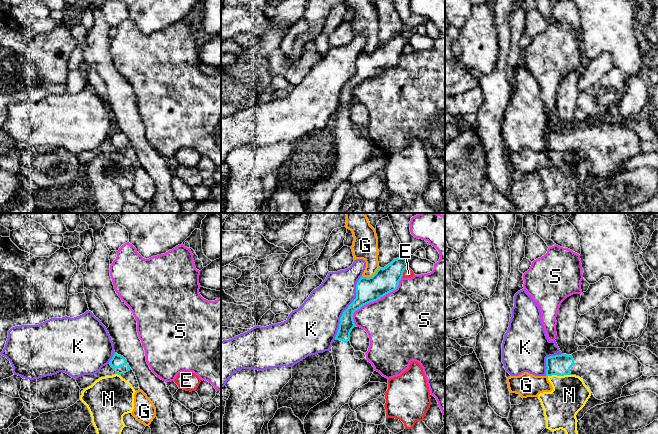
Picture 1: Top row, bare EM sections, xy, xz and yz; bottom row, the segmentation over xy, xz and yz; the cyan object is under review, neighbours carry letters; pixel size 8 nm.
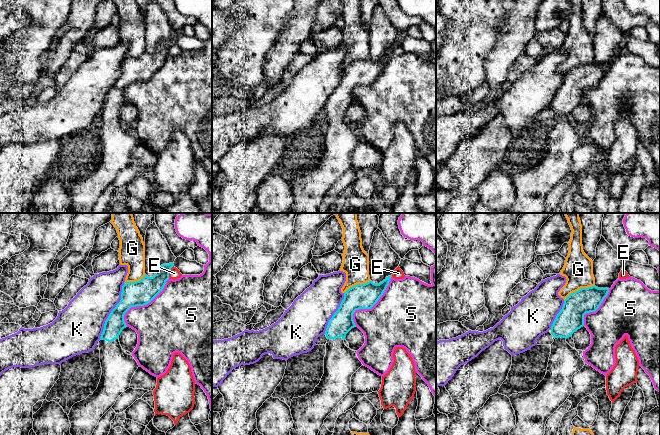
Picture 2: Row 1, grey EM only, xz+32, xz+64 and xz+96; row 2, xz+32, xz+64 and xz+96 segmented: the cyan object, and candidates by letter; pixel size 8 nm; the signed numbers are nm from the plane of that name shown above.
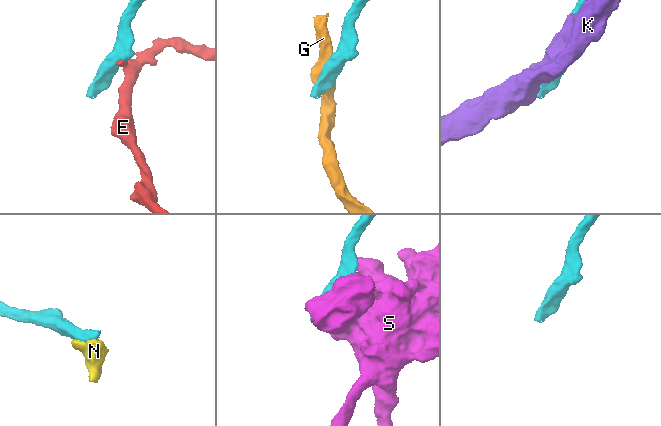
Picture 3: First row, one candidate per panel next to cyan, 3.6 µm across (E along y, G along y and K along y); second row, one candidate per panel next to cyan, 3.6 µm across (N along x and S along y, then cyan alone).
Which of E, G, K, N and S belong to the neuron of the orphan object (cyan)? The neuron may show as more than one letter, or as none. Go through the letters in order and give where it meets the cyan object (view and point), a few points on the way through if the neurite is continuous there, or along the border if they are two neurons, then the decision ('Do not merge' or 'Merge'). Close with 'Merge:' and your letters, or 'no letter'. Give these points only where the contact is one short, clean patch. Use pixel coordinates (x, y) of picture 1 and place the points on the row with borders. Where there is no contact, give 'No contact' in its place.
E: Touches cyan at xz (403, 271). Boundary: xz (407, 266), (401, 276). Do not merge
G: Touches cyan at xz (372, 276). Do not merge
K: Touches cyan at xz (348, 307). Do not merge
N: Touches cyan at yz (558, 375). Boundary: yz (570, 374), (547, 376). Do not merge
S: Touches cyan at xz (374, 300). Do not merge
Merge: no letter

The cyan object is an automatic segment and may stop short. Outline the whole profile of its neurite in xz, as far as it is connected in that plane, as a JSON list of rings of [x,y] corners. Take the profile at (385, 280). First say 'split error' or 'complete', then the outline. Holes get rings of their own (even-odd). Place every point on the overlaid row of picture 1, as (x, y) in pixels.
split error; [[[408,256],[403,258],[394,259],[390,264],[384,268],[380,268],[372,277],[361,276],[356,284],[356,298],[343,312],[340,318],[339,329],[335,340],[332,343],[332,356],[336,367],[336,382],[332,390],[332,394],[326,400],[320,402],[311,408],[306,415],[303,423],[306,434],[324,434],[331,424],[332,417],[341,409],[342,406],[347,404],[352,394],[363,385],[370,381],[374,372],[374,367],[366,359],[356,359],[354,356],[354,348],[350,343],[350,333],[356,327],[353,320],[353,313],[360,309],[362,306],[377,301],[384,295],[397,289],[399,281],[403,276],[404,270],[408,267]]]

